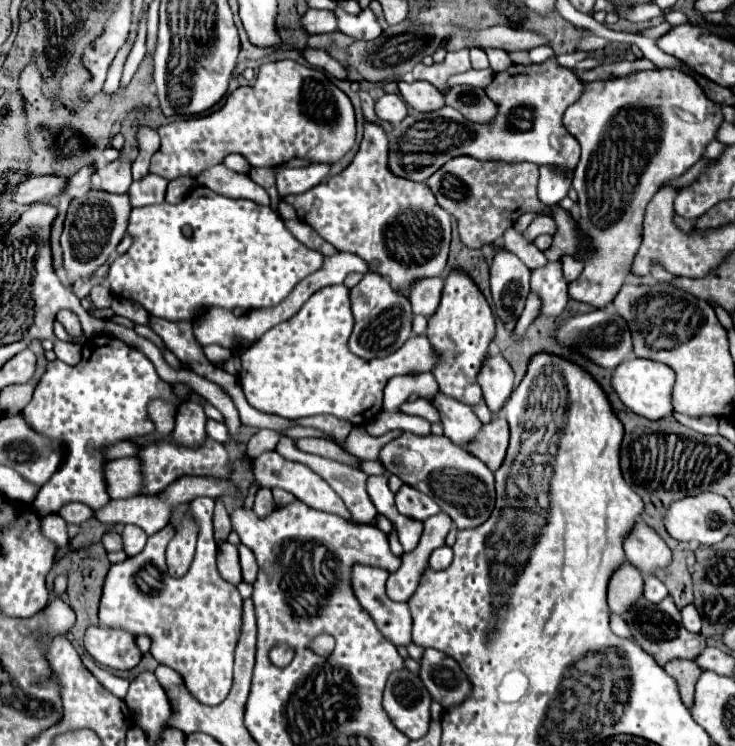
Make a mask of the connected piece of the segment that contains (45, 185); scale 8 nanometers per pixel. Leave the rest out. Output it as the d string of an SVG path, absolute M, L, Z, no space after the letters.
M48 175L32 177L16 187L16 191L12 193L12 201L20 203L20 205L40 203L46 197L60 195L66 189L66 183L68 183L68 179L64 179L64 177L48 177Z

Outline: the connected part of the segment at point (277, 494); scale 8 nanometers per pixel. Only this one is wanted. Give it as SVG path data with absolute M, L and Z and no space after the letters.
M272 489L272 495L274 495L276 507L284 507L284 505L290 505L292 501L296 501L296 497L284 489Z

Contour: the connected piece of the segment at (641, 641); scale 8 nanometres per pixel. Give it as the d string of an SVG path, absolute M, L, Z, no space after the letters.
M640 597L638 603L632 605L632 609L626 613L626 621L632 629L634 641L646 653L650 653L656 659L656 663L662 667L674 659L696 659L706 647L706 637L702 633L688 633L688 629L684 629L680 621L680 611L676 609L672 597L666 597L656 605Z

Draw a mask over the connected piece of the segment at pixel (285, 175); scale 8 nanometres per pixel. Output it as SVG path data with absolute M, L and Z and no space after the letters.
M310 163L306 167L282 169L276 179L278 193L280 195L304 193L312 189L316 183L322 183L326 177L330 177L330 171L332 171L332 163Z

